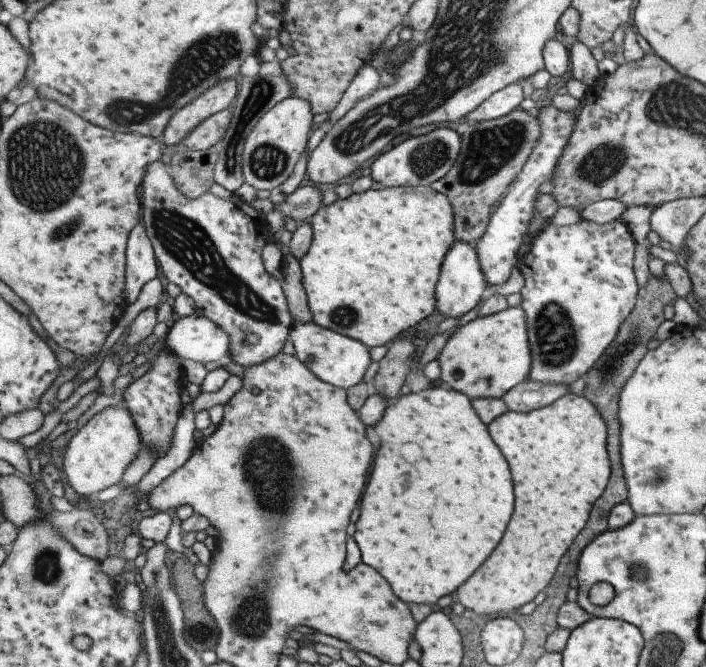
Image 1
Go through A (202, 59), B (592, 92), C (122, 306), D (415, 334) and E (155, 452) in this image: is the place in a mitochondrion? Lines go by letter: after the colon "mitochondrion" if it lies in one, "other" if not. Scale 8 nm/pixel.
A: mitochondrion
B: other
C: other
D: other
E: other

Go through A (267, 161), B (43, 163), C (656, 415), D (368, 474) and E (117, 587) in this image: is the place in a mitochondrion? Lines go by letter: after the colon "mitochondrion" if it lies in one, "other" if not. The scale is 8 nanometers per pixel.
A: mitochondrion
B: mitochondrion
C: other
D: other
E: other

